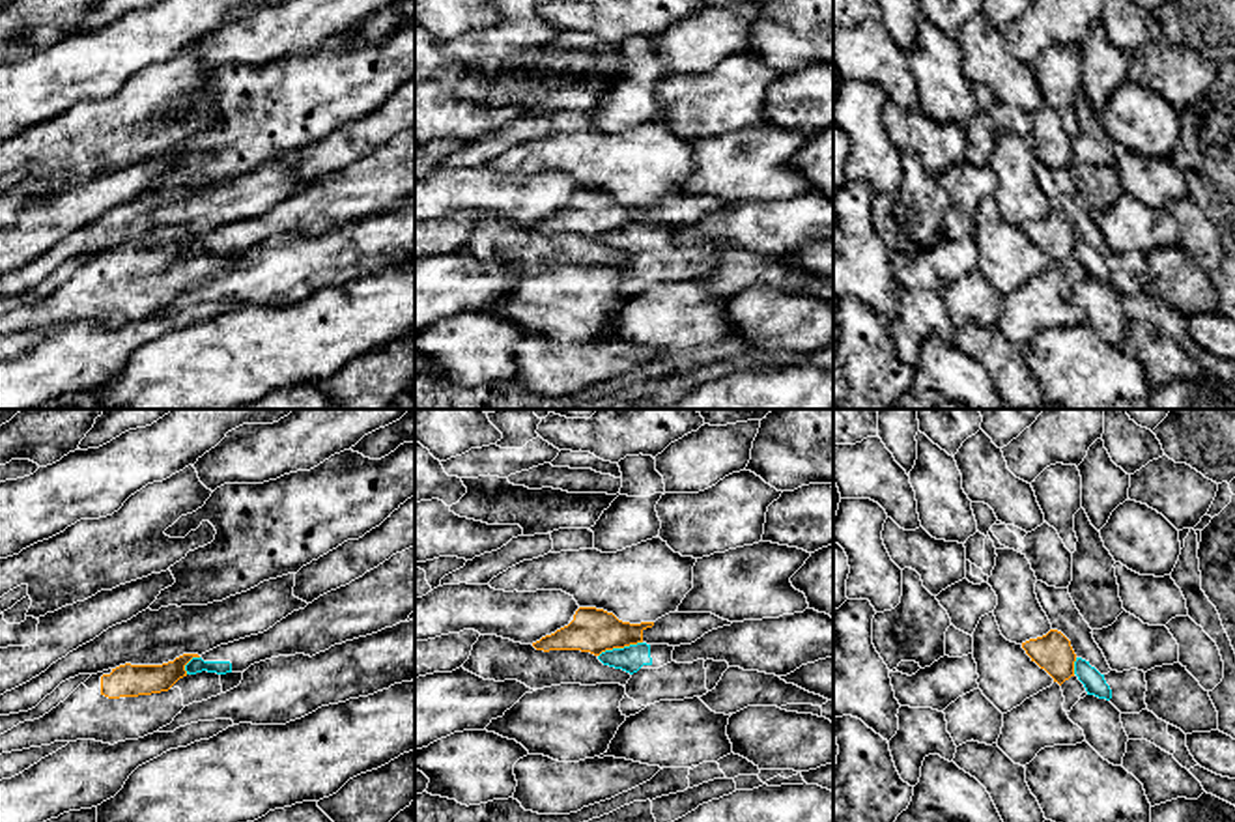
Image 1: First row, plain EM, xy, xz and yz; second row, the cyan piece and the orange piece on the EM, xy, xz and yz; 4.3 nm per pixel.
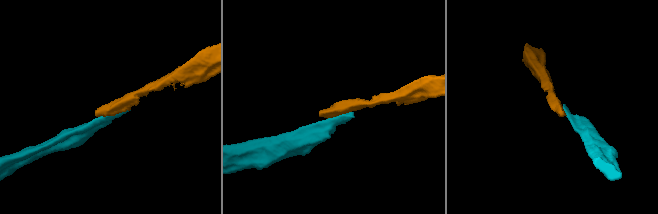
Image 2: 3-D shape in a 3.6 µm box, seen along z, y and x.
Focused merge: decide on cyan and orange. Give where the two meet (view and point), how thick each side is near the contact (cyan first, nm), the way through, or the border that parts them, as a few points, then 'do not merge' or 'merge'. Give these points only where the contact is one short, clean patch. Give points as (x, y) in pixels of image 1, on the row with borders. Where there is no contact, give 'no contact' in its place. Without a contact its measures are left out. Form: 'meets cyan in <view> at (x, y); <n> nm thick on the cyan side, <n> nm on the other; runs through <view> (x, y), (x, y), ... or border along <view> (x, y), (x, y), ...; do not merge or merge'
meets cyan in xz at (619, 649); 110 nm thick on the cyan side, 190 nm on the other; border along xz (641, 641), (606, 649), (598, 656); do not merge

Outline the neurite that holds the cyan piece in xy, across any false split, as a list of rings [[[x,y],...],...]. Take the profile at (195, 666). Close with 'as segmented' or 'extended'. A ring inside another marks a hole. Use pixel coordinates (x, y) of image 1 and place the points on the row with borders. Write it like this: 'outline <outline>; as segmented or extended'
outline [[[415,547],[293,611],[263,633],[192,658],[185,671],[226,674],[278,656],[316,656],[334,645],[405,622],[415,611]]]; extended

